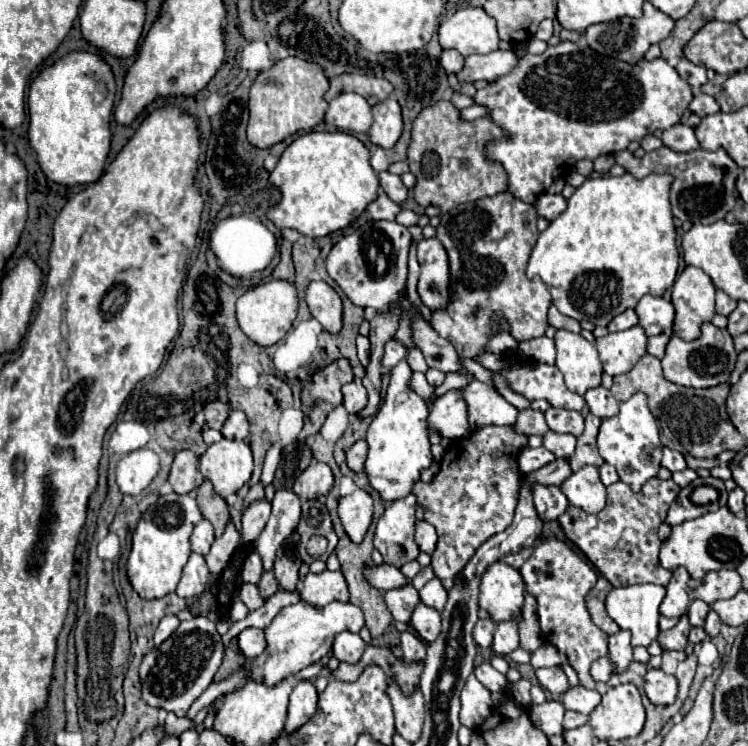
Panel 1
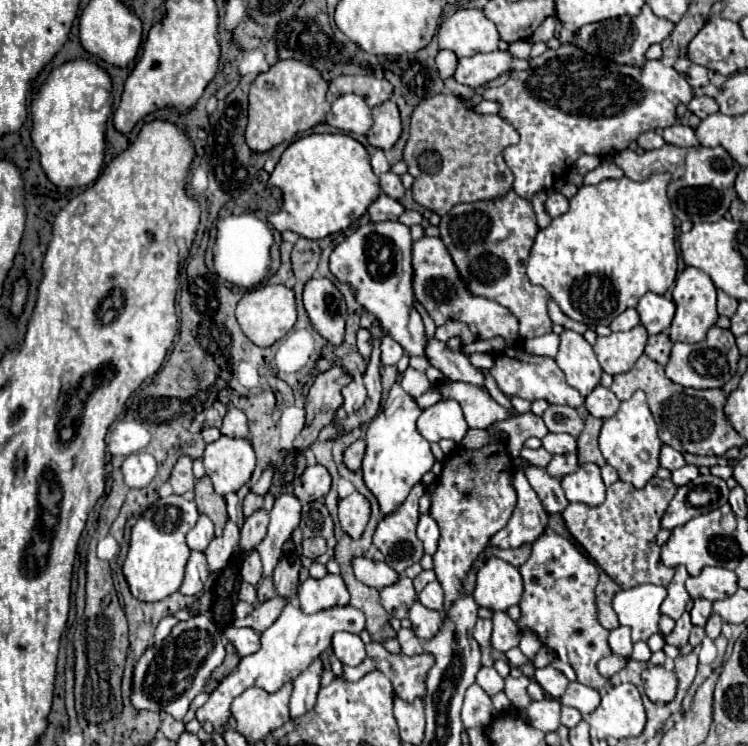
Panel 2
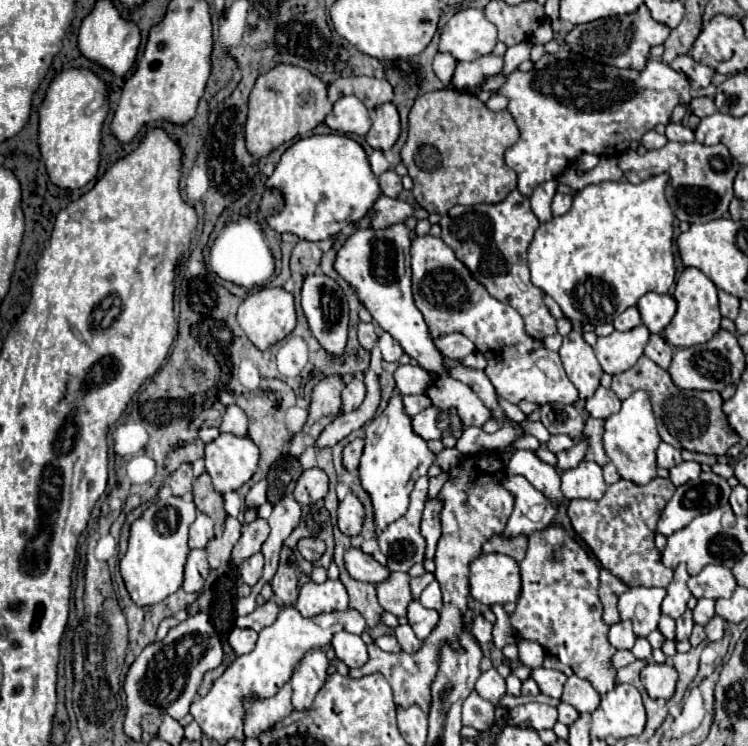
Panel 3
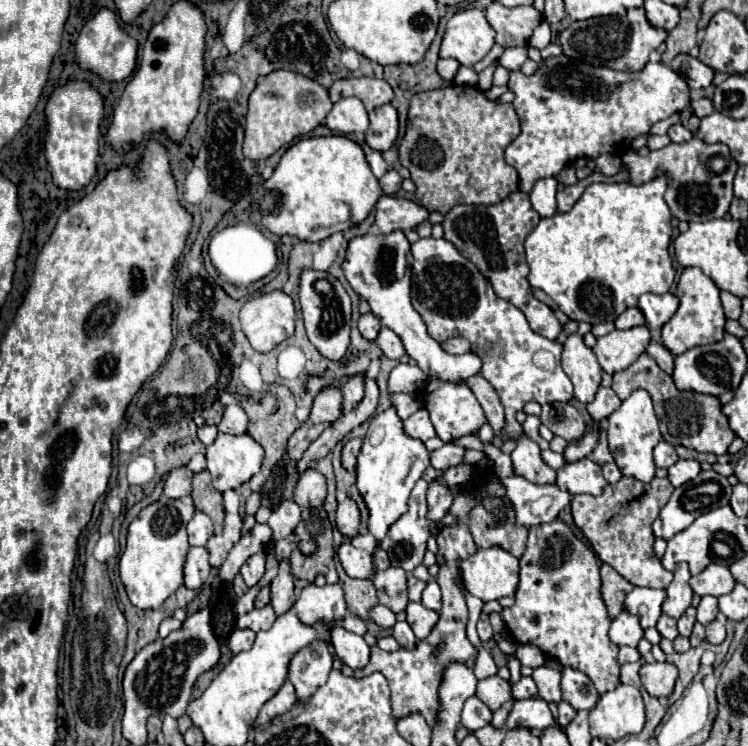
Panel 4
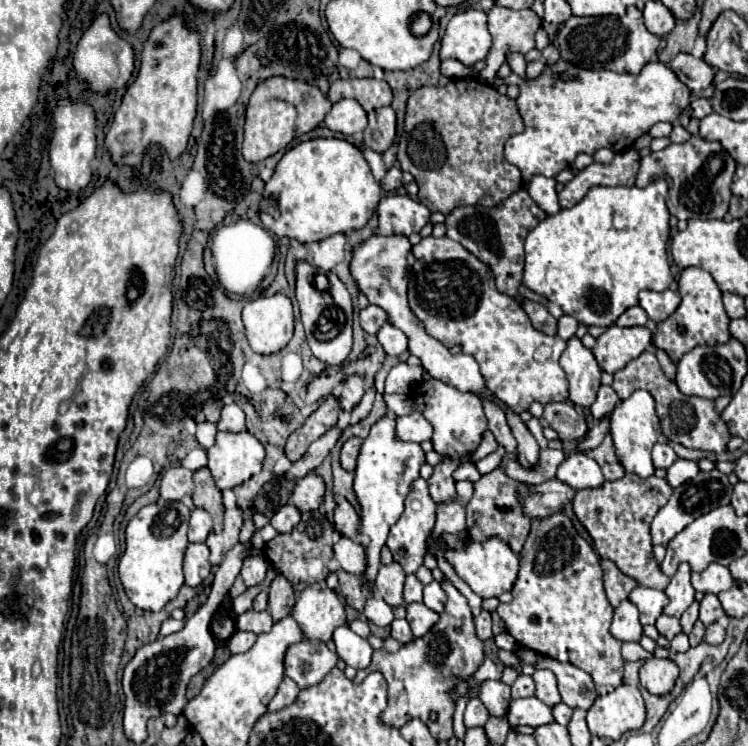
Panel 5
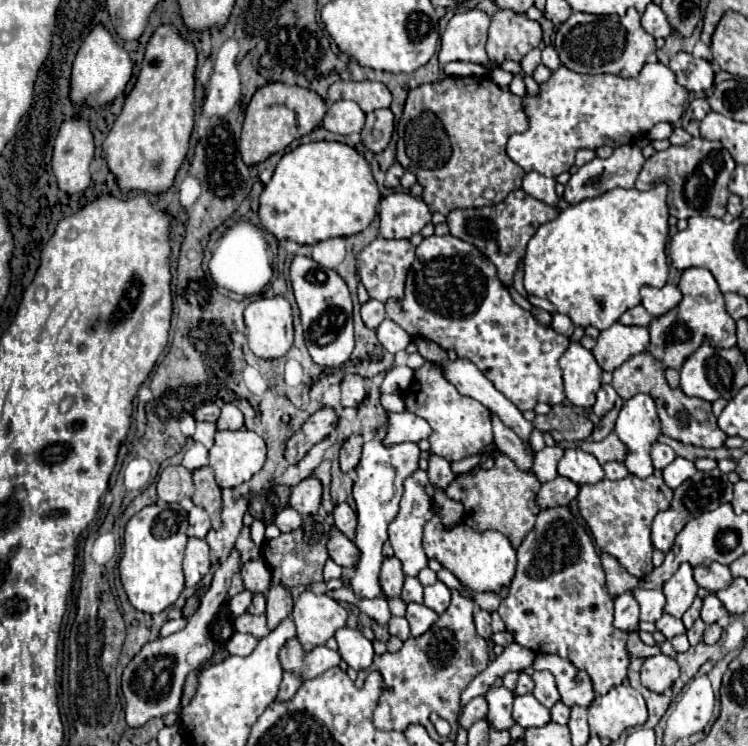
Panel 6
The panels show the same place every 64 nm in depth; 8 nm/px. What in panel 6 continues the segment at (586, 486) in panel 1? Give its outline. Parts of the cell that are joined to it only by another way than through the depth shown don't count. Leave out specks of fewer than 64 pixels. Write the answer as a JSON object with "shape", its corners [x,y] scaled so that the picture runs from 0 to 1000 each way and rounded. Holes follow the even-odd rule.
{"shape":[[[759,601],[754,606],[754,614],[746,619],[746,635],[773,651],[799,649],[807,641],[807,630],[799,617],[775,601]]]}

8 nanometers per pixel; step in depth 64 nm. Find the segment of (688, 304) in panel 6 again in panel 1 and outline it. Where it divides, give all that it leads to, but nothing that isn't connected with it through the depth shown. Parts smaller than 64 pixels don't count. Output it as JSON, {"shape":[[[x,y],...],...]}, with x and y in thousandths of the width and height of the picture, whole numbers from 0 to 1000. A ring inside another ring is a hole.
{"shape":[[[917,357],[904,373],[898,386],[898,408],[904,413],[901,448],[914,456],[930,456],[936,450],[939,432],[949,432],[955,424],[955,381],[930,357]]]}

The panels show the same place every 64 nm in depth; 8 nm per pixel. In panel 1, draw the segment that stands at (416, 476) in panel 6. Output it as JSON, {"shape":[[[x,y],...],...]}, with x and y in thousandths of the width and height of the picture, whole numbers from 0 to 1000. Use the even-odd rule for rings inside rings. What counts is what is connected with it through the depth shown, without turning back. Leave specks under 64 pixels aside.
{"shape":[[[545,662],[540,670],[527,670],[508,692],[500,714],[500,735],[511,743],[513,756],[537,761],[537,756],[559,748],[561,737],[553,727],[553,689],[556,665]]]}

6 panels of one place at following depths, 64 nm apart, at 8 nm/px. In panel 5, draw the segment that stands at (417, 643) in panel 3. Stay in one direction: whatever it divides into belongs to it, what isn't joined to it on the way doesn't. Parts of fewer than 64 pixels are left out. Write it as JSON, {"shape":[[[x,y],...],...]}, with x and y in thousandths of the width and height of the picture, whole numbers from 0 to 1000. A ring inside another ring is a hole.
{"shape":[[[527,831],[524,834],[524,855],[529,855],[535,863],[545,863],[545,861],[553,858],[543,831]]]}

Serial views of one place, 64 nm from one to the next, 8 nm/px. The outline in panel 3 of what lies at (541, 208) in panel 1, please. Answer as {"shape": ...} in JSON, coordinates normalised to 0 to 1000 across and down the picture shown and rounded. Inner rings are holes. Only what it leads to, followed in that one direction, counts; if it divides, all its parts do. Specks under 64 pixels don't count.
{"shape":[[[743,257],[741,268],[738,268],[738,287],[751,290],[751,287],[757,287],[762,282],[762,276],[765,276],[765,263]]]}

